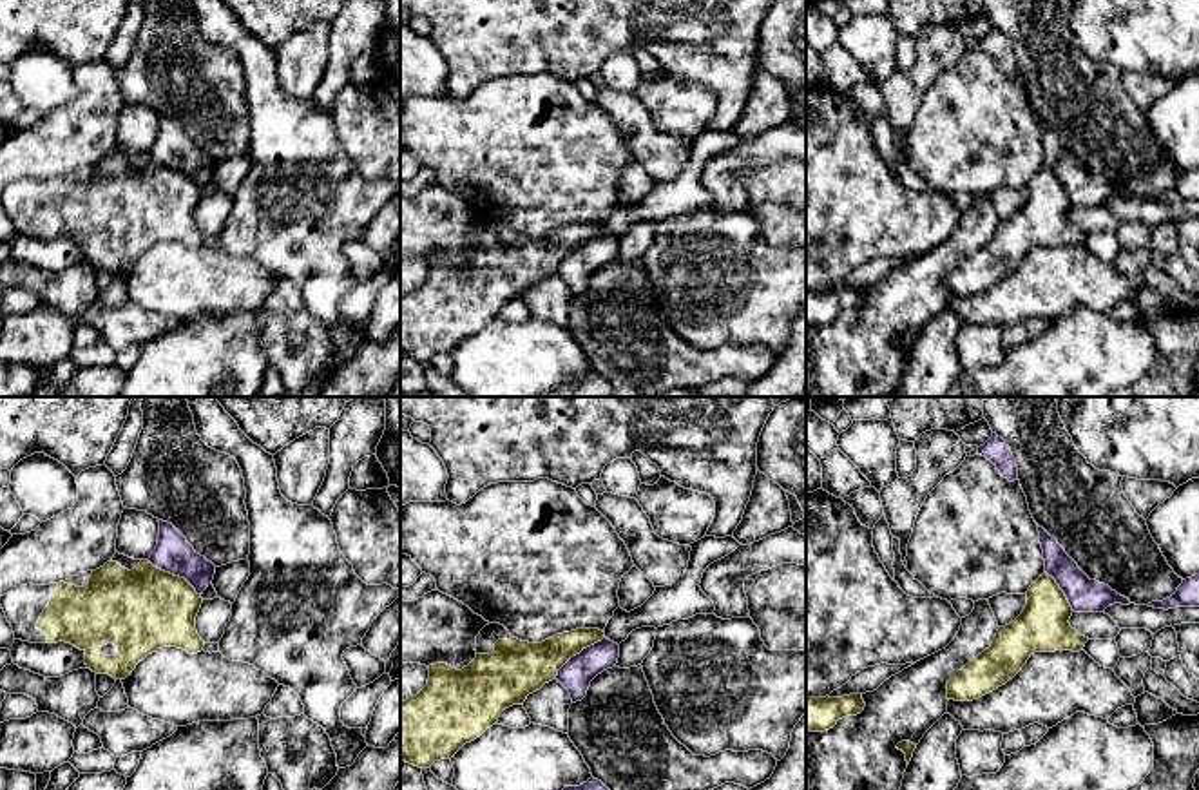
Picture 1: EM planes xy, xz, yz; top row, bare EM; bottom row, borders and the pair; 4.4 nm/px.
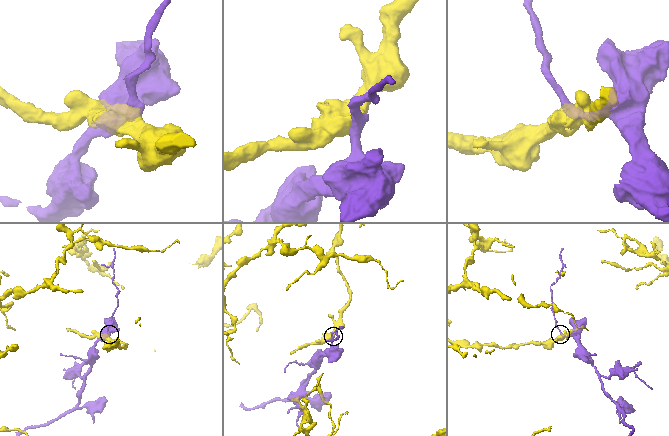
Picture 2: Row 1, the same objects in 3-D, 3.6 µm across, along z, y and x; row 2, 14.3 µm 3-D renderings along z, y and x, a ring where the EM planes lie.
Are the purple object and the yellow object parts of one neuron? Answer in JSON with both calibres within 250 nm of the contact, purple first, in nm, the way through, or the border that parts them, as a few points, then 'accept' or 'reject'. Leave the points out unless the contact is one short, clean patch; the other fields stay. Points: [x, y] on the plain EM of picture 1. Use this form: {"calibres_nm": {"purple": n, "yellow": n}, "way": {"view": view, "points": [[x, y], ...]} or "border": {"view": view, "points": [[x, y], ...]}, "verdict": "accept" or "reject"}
{"calibres_nm": {"purple": 170, "yellow": 380}, "border": {"view": "xy", "points": [[147, 154], [182, 171], [200, 189]]}, "verdict": "reject"}

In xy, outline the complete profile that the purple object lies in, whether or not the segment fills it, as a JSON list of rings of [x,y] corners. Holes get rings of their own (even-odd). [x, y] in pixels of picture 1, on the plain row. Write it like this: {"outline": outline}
{"outline": [[[159,116],[158,140],[149,156],[174,170],[185,172],[197,188],[212,178],[216,159],[194,145],[187,132],[168,116]]]}

